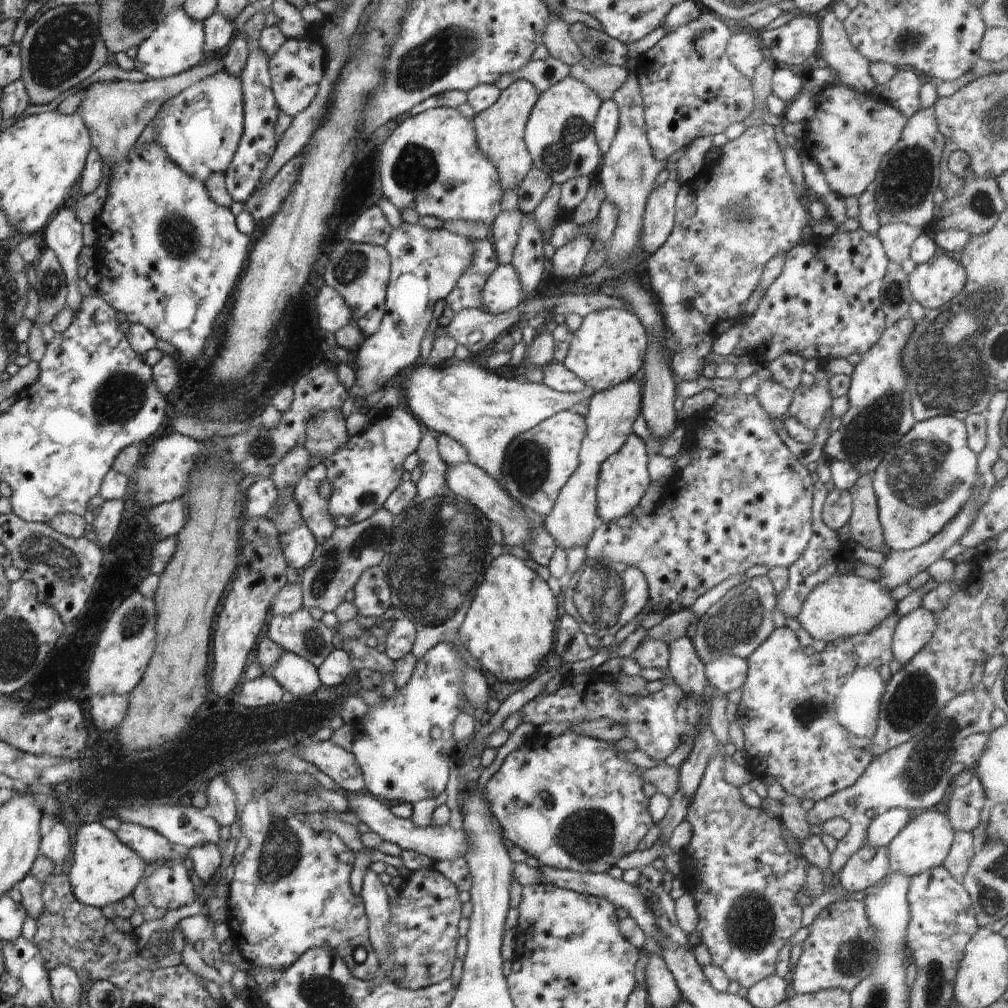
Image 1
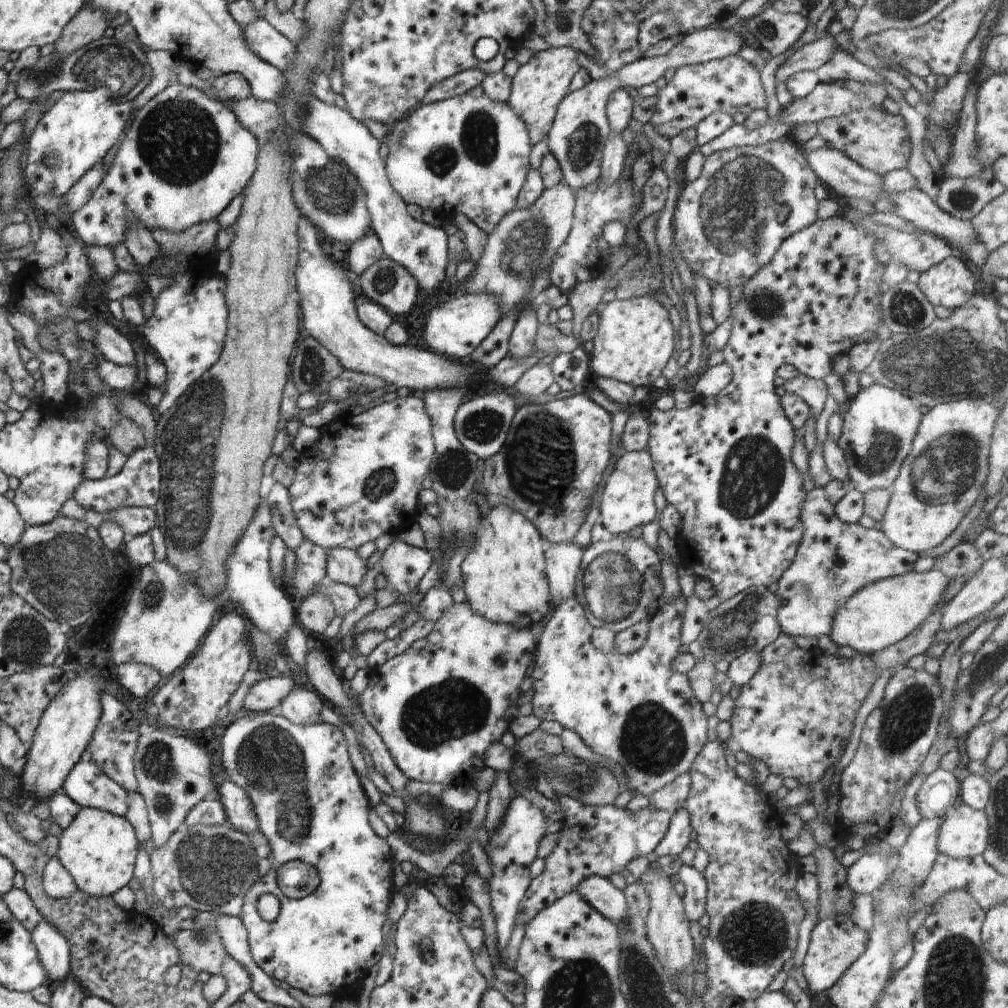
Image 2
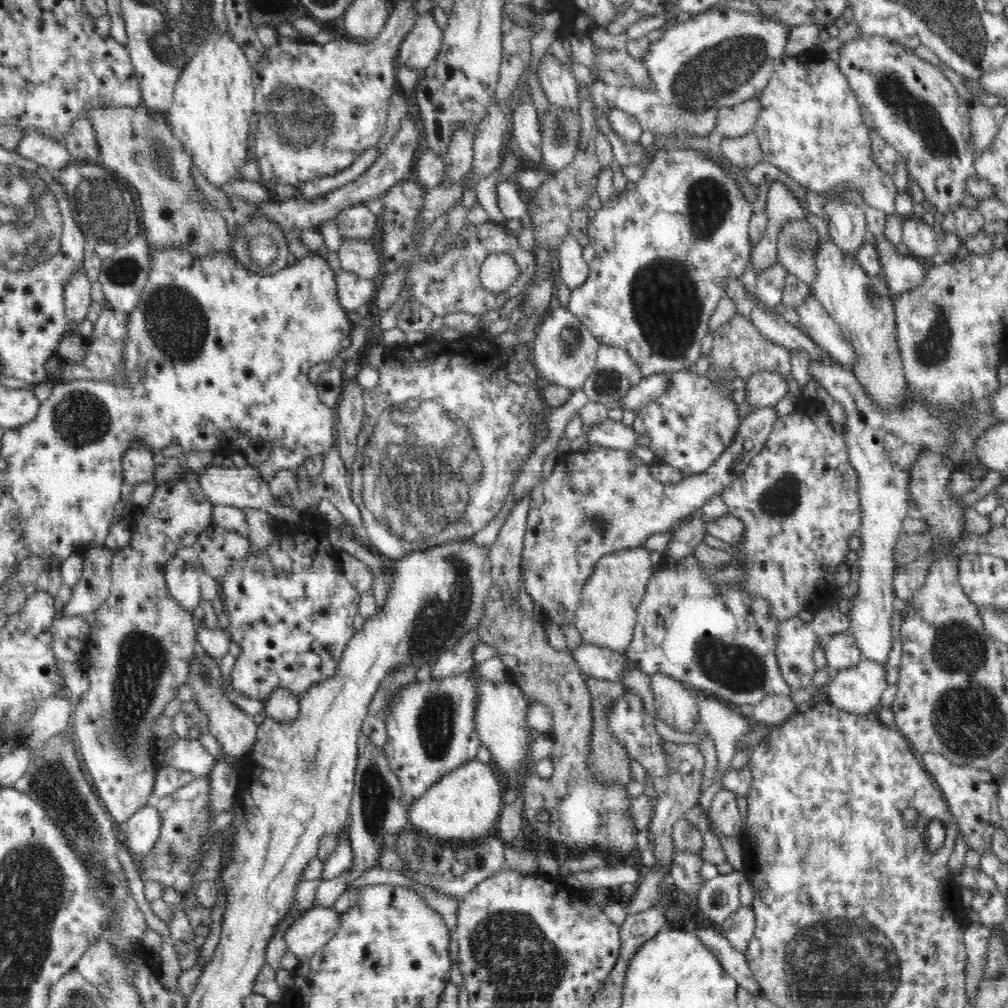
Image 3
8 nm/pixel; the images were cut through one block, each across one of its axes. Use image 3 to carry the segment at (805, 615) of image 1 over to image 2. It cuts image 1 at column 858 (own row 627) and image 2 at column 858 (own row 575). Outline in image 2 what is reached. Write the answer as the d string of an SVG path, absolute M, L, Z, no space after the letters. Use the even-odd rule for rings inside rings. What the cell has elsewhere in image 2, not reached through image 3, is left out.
M936 568L930 572L914 570L872 582L840 606L829 637L839 646L850 646L862 654L877 654L914 632L938 606L948 584L948 576Z

